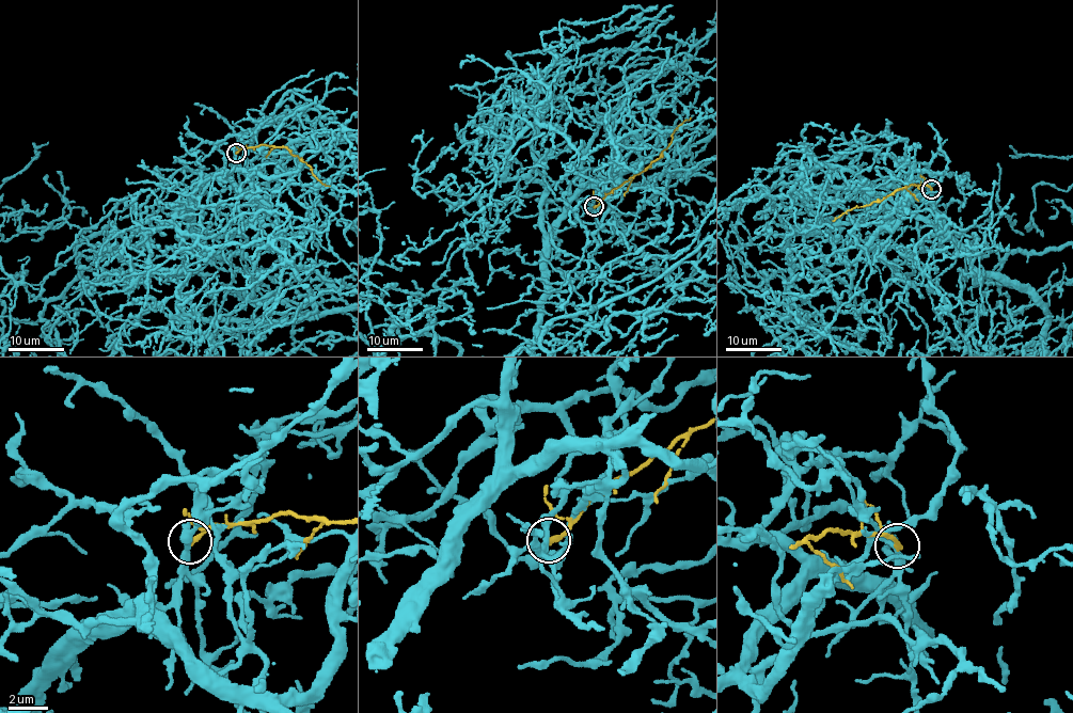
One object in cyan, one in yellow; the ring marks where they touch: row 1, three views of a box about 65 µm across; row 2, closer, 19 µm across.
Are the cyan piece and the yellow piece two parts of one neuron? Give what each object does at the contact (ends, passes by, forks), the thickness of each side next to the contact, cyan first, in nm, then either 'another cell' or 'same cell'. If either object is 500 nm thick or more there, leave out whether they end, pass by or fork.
cyan forks | yellow ends | 260/280 nm | another cell

